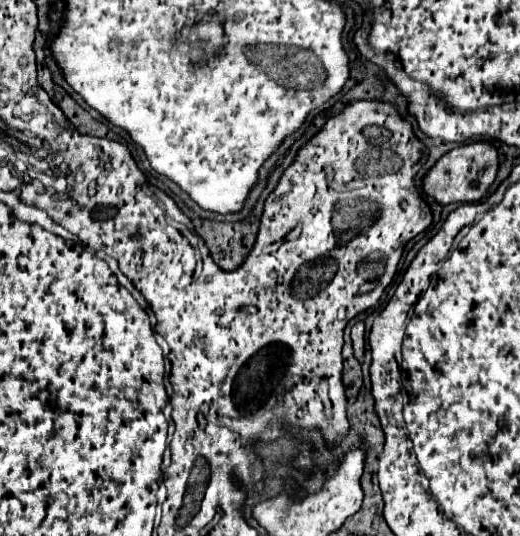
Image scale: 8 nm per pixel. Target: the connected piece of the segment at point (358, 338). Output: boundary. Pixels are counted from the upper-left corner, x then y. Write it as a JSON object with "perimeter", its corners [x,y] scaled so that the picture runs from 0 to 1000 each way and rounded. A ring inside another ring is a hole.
{"perimeter":[[[687,601],[675,616],[675,634],[679,634],[679,653],[683,653],[683,668],[694,672],[702,660],[702,604]]]}

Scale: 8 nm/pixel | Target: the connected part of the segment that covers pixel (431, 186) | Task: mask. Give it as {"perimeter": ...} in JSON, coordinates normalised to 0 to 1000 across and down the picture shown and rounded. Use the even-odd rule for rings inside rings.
{"perimeter":[[[906,265],[883,276],[871,276],[817,325],[813,354],[840,381],[871,381],[871,377],[917,377],[925,373],[940,347],[948,343],[956,325],[956,280],[940,265]]]}

